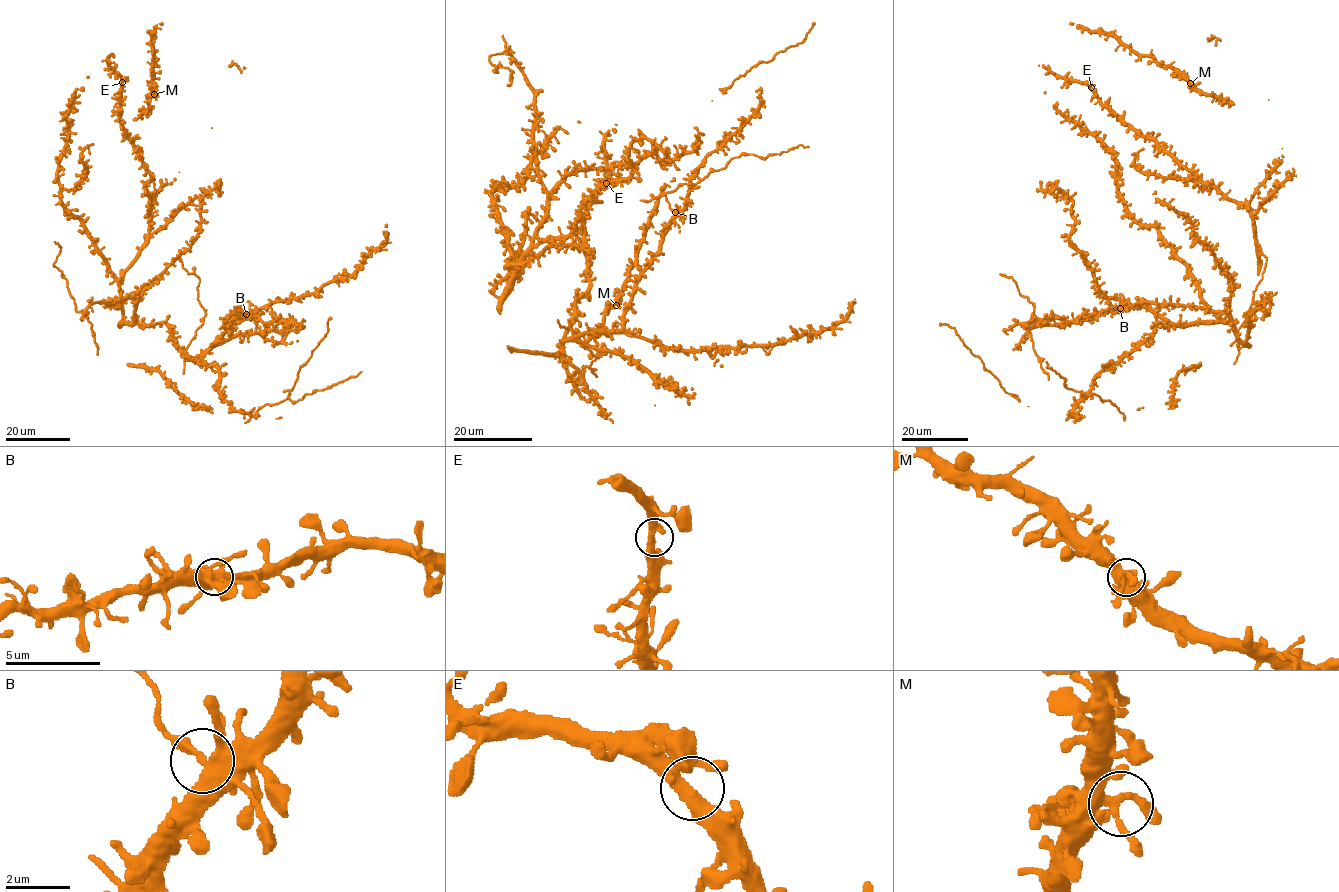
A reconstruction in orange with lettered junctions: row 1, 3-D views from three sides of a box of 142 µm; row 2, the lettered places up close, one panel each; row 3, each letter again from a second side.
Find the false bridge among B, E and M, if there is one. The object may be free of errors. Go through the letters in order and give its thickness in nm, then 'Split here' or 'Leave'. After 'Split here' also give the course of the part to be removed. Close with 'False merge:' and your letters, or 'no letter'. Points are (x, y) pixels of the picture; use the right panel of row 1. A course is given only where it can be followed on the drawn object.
B: Thickness 320 nm. Split here. Course of the part to remove: (1120, 308), (1108, 303)
E: Thickness 340 nm. Leave
M: Thickness 280 nm. Leave
False merge: B

